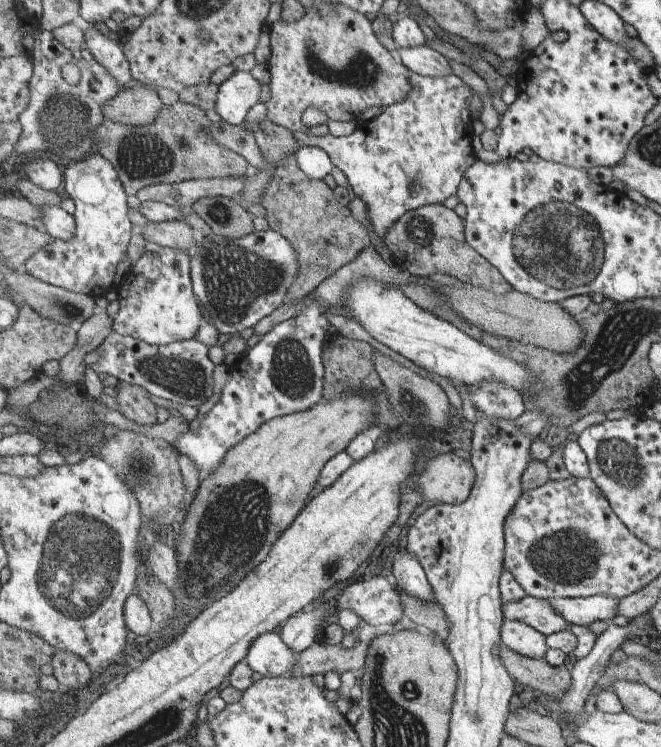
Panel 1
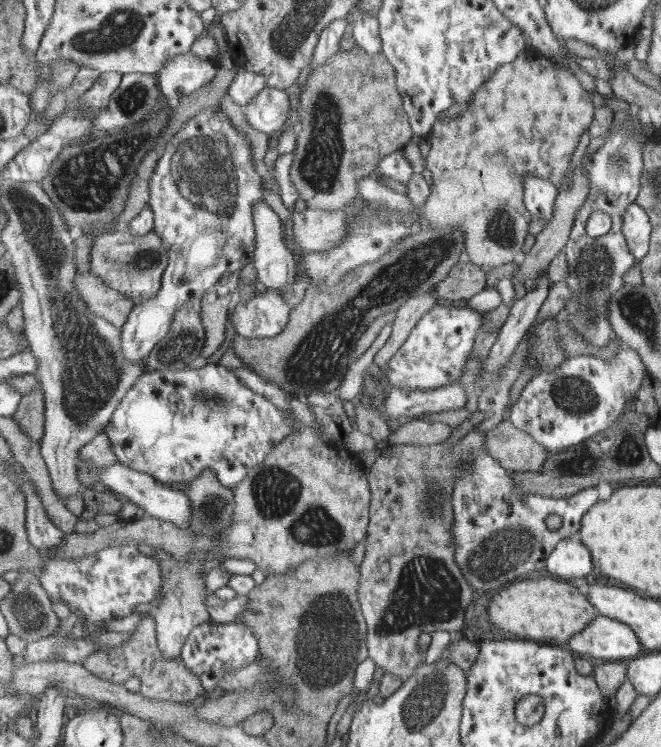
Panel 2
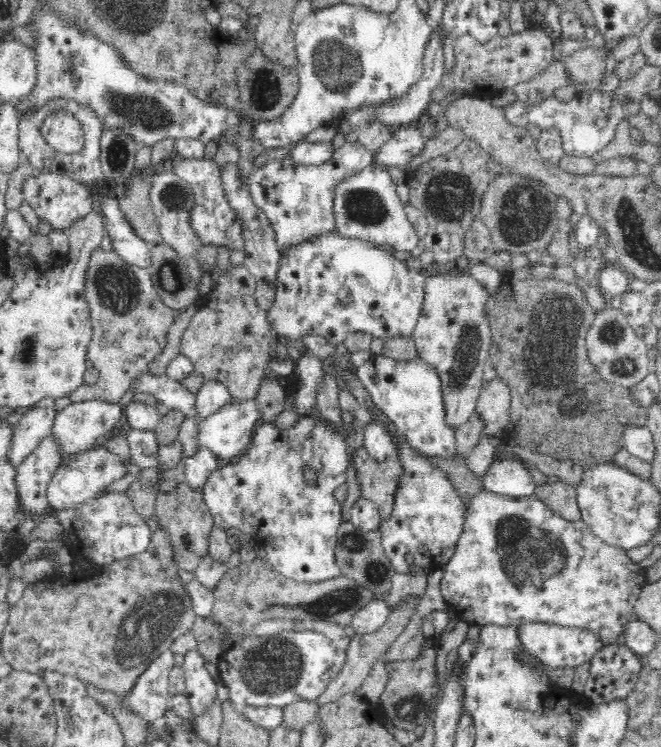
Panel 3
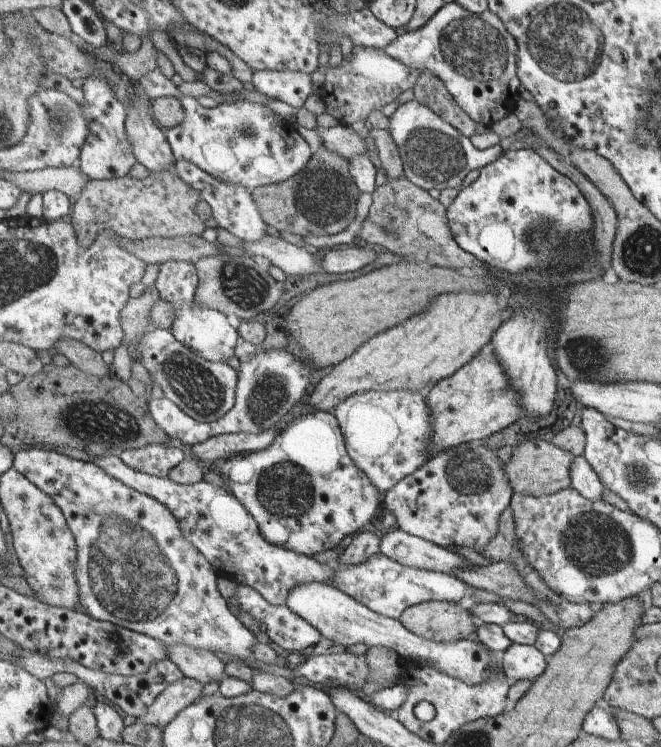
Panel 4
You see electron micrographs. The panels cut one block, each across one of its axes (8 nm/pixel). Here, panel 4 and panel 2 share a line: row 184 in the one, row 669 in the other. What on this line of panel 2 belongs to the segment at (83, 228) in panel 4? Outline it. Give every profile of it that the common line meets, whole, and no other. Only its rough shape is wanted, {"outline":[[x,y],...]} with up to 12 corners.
{"outline":[[154,618],[83,663],[99,678],[158,701],[199,703],[202,680],[158,645]]}

